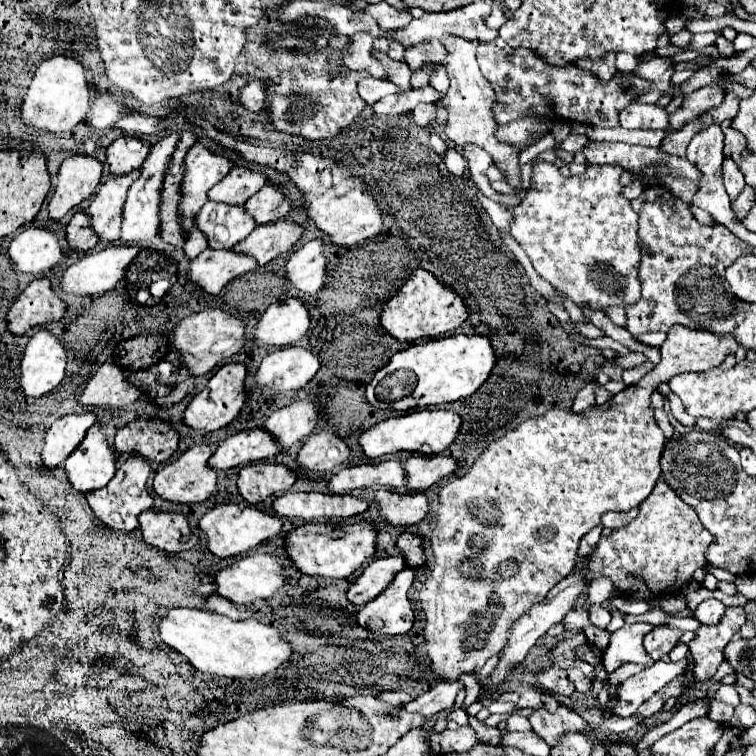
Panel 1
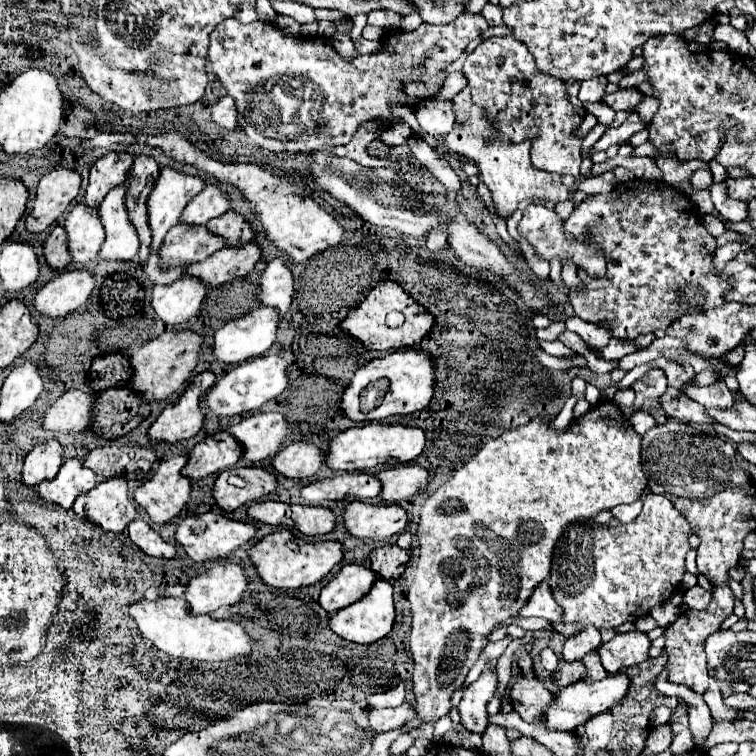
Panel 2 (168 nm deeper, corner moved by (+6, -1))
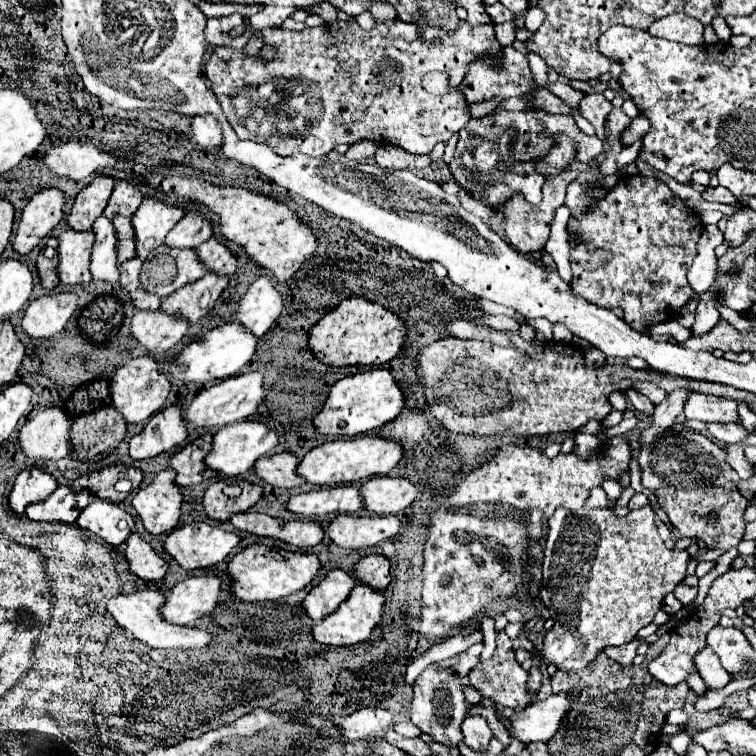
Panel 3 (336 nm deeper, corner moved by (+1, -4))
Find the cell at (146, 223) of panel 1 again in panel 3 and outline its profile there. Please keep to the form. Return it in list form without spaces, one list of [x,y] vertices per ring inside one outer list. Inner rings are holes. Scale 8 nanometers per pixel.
[[[101,215],[93,223],[93,233],[95,233],[95,243],[91,251],[91,277],[93,281],[105,281],[105,283],[117,283],[119,271],[117,271],[117,261],[115,261],[115,229],[111,223]]]

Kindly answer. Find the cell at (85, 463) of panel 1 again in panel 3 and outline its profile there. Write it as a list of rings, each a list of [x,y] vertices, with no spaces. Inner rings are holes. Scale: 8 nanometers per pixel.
[[[57,487],[49,499],[27,507],[27,517],[31,521],[61,521],[75,523],[79,513],[89,505],[89,491],[71,491],[71,487]]]

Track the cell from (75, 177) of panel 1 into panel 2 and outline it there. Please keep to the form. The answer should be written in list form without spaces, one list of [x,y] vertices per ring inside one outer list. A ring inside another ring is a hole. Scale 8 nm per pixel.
[[[54,168],[48,174],[44,174],[36,190],[34,210],[26,220],[28,232],[40,234],[48,226],[52,226],[78,196],[80,184],[82,176],[76,170]]]

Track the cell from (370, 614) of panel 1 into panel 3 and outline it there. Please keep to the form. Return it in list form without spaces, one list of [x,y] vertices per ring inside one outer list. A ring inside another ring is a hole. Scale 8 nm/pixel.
[[[361,583],[355,585],[351,589],[349,597],[337,607],[337,611],[333,611],[325,619],[321,619],[317,625],[313,625],[313,629],[311,629],[313,639],[317,643],[325,643],[325,645],[333,645],[333,647],[339,647],[339,645],[355,645],[355,643],[361,643],[361,641],[369,639],[371,631],[375,629],[375,625],[381,619],[383,601],[385,601],[383,593],[371,591],[371,587],[361,585]]]

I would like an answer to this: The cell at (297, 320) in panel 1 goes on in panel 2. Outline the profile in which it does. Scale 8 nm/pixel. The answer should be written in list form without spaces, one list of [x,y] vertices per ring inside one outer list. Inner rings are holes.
[[[262,306],[258,310],[252,310],[250,314],[226,322],[222,328],[218,328],[214,332],[214,342],[212,342],[212,354],[226,362],[226,364],[238,364],[256,356],[262,356],[264,352],[268,352],[272,348],[272,344],[276,342],[276,334],[278,334],[278,326],[280,326],[280,312],[272,306]]]

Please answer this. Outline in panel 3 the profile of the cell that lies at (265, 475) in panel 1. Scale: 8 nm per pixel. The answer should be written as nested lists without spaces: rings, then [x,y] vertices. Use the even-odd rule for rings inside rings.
[[[221,479],[205,491],[203,509],[209,519],[227,521],[233,513],[245,513],[261,499],[261,495],[261,487],[247,481]]]

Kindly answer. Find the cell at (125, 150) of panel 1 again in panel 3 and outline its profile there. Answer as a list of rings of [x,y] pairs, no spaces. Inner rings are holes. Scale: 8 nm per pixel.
[[[105,175],[95,177],[79,195],[67,215],[67,225],[73,231],[89,231],[93,221],[103,213],[103,207],[109,201],[109,195],[115,187],[115,179],[107,179]]]

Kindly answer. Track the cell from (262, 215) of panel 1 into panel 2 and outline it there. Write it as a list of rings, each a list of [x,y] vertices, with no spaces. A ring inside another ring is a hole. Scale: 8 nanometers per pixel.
[[[228,210],[226,214],[210,220],[208,226],[214,230],[214,234],[224,236],[228,244],[246,244],[256,236],[252,224],[236,210]]]

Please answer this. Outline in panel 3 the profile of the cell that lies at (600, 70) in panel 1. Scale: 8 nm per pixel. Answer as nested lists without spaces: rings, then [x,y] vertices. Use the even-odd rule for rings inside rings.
[[[589,93],[579,103],[579,115],[585,117],[595,127],[595,133],[603,141],[603,150],[607,153],[612,151],[612,146],[609,145],[603,131],[605,131],[605,119],[607,119],[607,115],[609,115],[611,109],[613,109],[611,103],[605,101],[601,93]]]

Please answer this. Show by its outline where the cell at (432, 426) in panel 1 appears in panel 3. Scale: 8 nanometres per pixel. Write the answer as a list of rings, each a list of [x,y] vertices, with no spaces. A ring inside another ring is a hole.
[[[351,437],[323,443],[311,449],[297,467],[297,475],[301,475],[309,485],[341,485],[355,483],[359,479],[369,479],[375,475],[387,475],[401,459],[403,449],[393,441],[385,441],[381,437]]]

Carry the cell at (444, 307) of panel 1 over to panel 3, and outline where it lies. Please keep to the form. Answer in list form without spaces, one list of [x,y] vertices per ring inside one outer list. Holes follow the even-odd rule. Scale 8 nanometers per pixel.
[[[351,297],[327,311],[309,329],[309,349],[321,363],[331,367],[381,367],[383,363],[389,363],[397,357],[397,353],[403,347],[405,333],[407,327],[403,325],[403,319],[399,319],[397,315],[363,297]]]

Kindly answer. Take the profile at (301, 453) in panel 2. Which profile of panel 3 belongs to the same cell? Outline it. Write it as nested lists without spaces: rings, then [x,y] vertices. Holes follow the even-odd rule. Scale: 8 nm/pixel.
[[[285,451],[285,453],[275,453],[269,457],[263,457],[255,461],[255,473],[269,485],[281,487],[281,489],[295,489],[303,485],[303,479],[295,475],[295,467],[299,465],[299,459]]]

